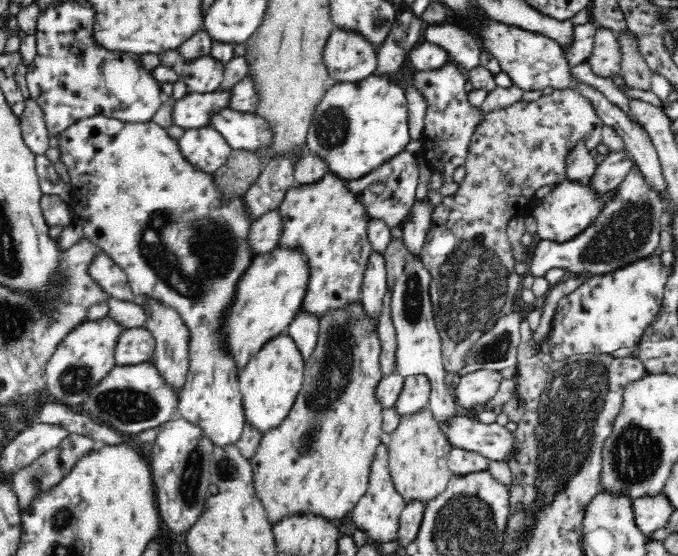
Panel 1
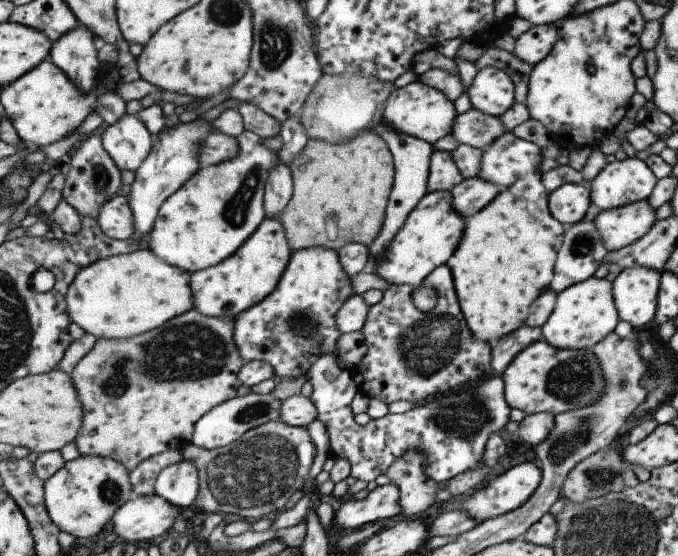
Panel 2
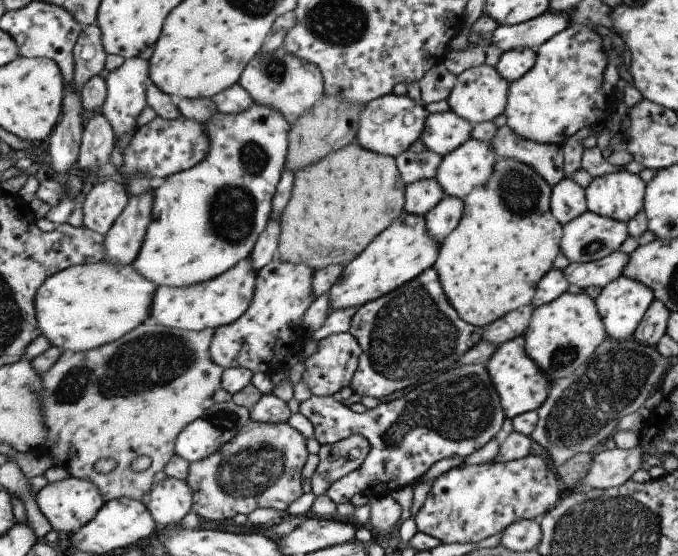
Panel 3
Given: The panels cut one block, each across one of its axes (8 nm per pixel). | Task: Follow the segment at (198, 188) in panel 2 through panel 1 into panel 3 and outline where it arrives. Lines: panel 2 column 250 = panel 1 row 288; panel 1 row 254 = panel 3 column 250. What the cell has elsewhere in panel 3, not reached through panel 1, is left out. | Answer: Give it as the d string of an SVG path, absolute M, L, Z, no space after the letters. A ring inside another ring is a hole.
M255 103L249 110L236 115L217 113L206 126L212 139L212 152L208 157L192 169L155 184L152 224L133 266L159 287L186 287L210 281L245 258L251 258L256 242L272 216L274 198L288 164L292 125L281 111Z

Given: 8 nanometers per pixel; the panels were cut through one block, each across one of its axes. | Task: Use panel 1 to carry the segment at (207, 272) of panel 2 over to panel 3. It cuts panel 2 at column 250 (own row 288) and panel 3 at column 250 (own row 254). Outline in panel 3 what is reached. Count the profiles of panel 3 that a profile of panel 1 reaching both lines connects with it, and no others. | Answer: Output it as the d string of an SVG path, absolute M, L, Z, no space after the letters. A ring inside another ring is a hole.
M245 258L239 265L221 274L193 286L172 287L161 285L156 292L151 319L163 326L202 331L208 328L218 329L243 317L256 297L258 272L251 258Z

